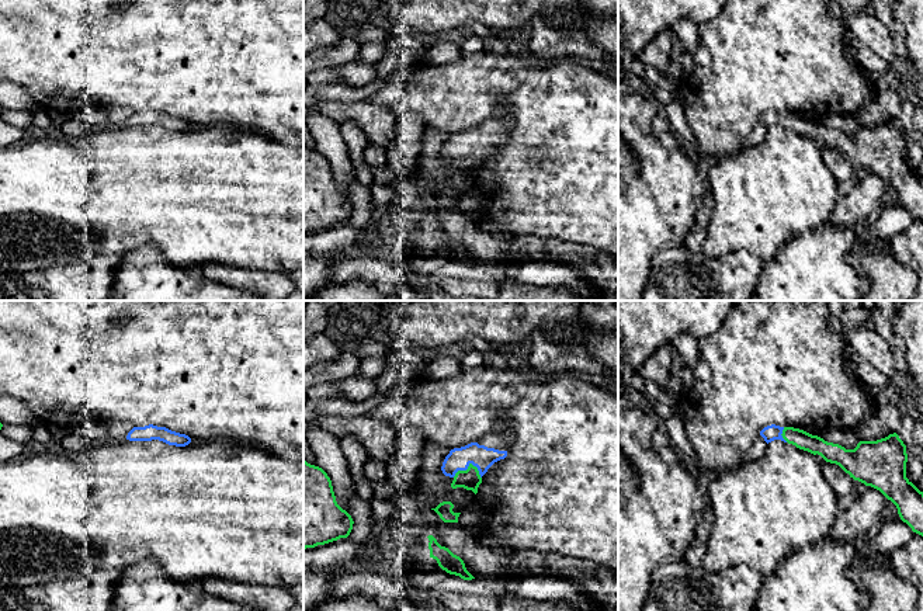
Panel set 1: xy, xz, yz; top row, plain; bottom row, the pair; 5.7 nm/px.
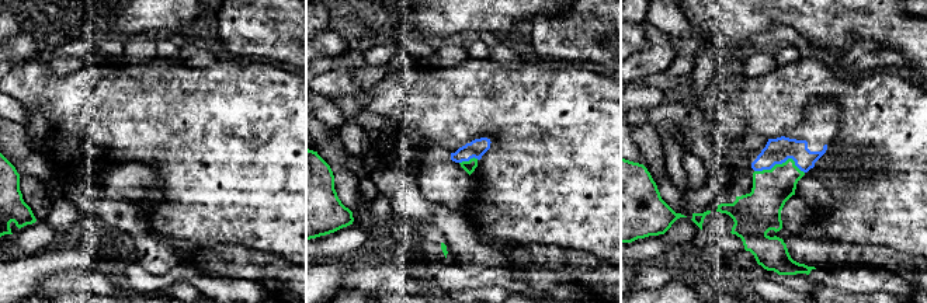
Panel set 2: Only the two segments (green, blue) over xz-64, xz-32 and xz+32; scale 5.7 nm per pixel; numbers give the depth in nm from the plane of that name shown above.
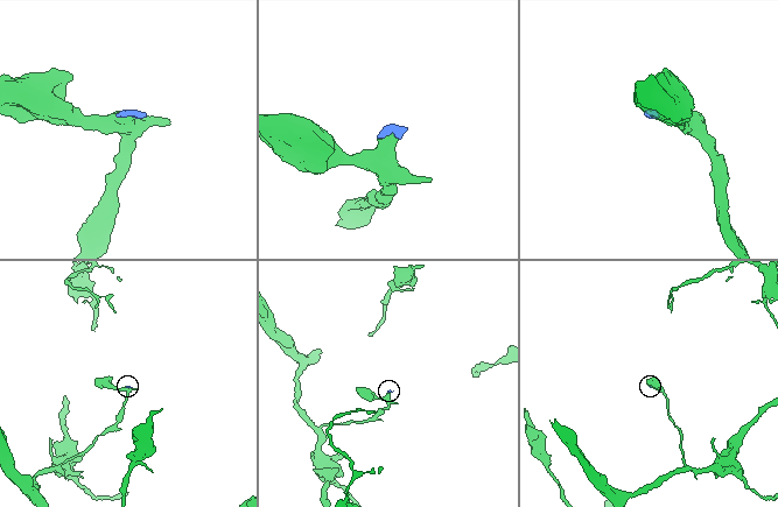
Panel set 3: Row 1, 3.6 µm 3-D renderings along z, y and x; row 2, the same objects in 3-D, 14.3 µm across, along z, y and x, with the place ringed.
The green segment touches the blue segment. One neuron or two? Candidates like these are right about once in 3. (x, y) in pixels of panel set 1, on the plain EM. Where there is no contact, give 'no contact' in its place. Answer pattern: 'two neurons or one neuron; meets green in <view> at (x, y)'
one neuron; meets green in xz at (468, 152)

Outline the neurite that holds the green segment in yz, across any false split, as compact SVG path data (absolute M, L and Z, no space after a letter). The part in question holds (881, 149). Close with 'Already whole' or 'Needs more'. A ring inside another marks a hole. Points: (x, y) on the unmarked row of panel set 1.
M771 110L760 117L760 121L754 125L754 128L746 138L742 149L760 145L766 139L767 129L774 125L781 125L784 128L792 129L797 133L808 136L813 140L818 139L826 147L839 150L854 166L879 176L888 185L891 185L896 191L901 205L906 208L913 218L923 222L923 177L920 177L906 163L906 131L896 118L877 126L860 126L854 135L846 135L839 129L827 128L823 124L812 121L804 115Z. Needs more

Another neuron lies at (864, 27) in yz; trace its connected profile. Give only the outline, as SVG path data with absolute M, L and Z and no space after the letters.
M864 8L846 20L850 39L870 48L885 60L895 58L895 42L891 31L882 24L871 8Z

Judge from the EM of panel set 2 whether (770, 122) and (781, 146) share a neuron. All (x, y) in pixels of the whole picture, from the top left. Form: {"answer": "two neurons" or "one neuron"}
{"answer": "two neurons"}

